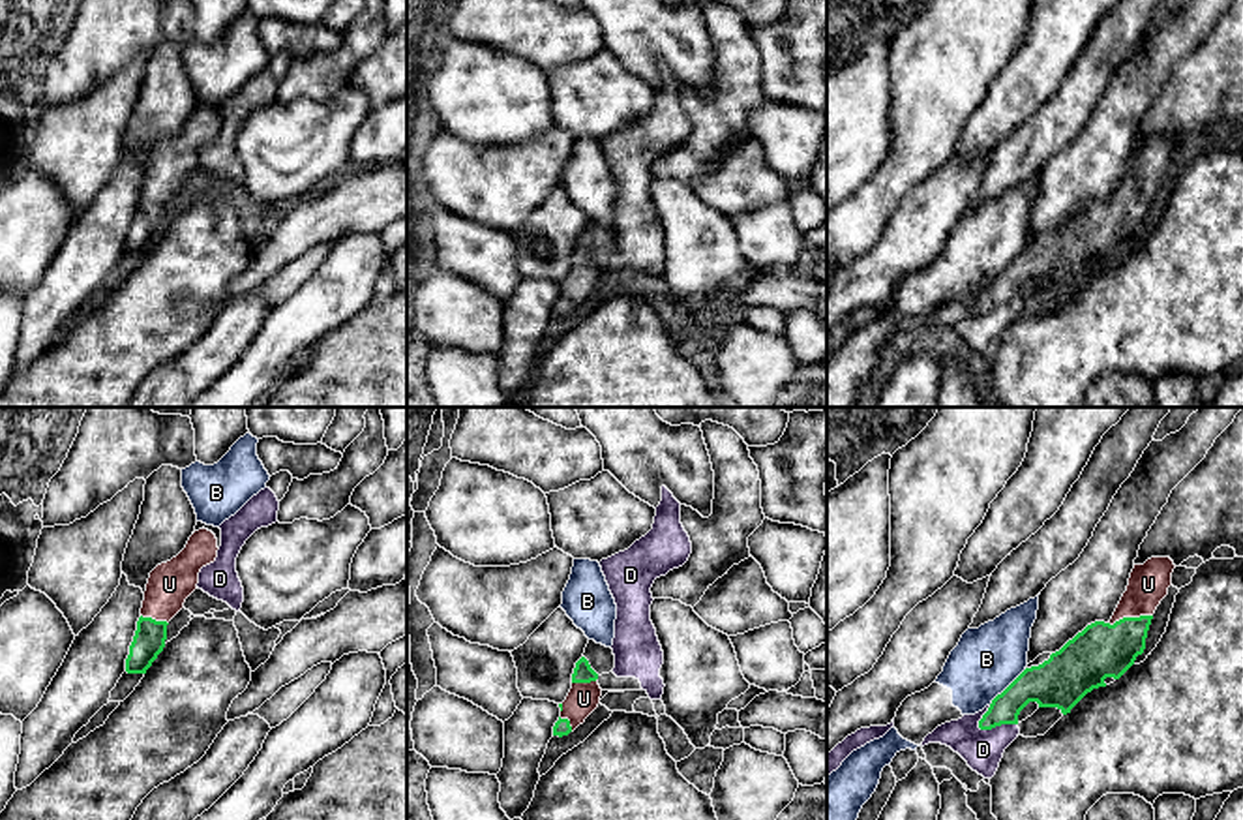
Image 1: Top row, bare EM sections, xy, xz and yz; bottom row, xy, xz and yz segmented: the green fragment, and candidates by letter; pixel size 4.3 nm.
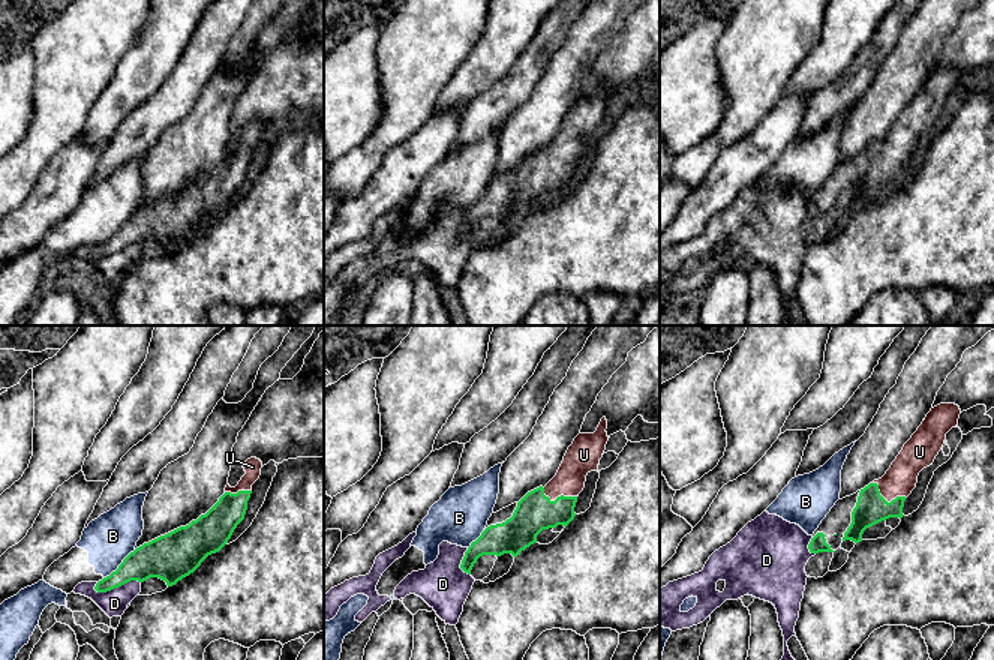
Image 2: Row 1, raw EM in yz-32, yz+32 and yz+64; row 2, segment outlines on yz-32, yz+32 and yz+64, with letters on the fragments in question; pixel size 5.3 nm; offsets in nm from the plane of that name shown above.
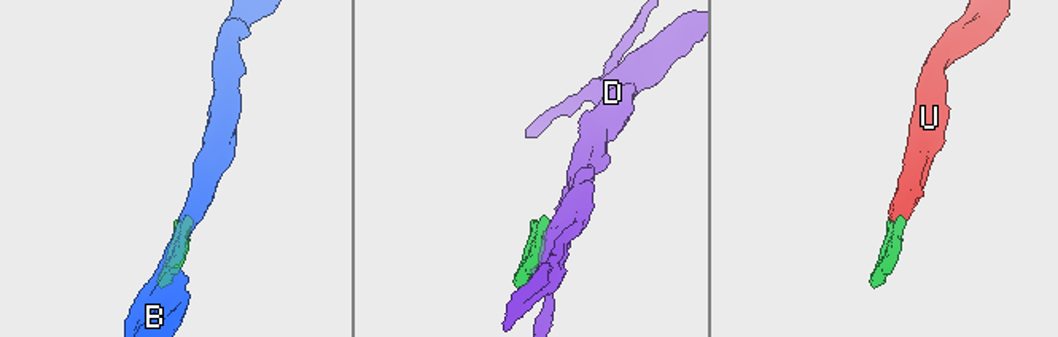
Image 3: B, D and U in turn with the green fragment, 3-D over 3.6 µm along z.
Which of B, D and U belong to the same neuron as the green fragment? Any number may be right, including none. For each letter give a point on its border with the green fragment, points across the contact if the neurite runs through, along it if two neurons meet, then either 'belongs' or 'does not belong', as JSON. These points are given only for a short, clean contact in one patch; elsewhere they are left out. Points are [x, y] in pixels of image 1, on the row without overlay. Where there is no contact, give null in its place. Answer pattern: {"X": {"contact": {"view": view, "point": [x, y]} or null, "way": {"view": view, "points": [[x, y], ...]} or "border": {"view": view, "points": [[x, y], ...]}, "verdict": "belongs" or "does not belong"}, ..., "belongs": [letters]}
{"B": {"contact": {"view": "yz", "point": [1009, 265]}, "border": {"view": "yz", "points": [[1026, 248], [988, 284]]}, "verdict": "does not belong"}, "D": {"contact": {"view": "yz", "point": [996, 304]}, "verdict": "does not belong"}, "U": {"contact": {"view": "yz", "point": [1129, 197]}, "way": {"view": "yz", "points": [[1101, 229], [1129, 197], [1148, 164]]}, "verdict": "belongs"}, "belongs": ["U"]}

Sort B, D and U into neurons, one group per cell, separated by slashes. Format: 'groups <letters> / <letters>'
groups B / D / U

